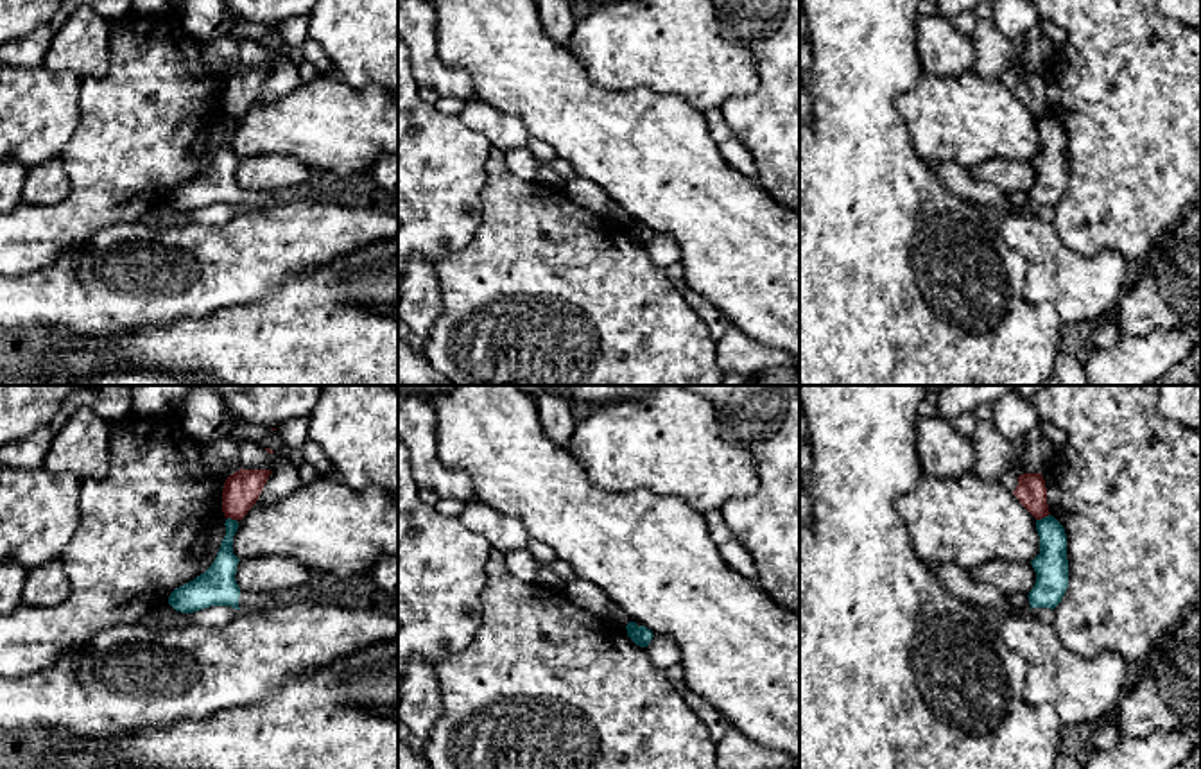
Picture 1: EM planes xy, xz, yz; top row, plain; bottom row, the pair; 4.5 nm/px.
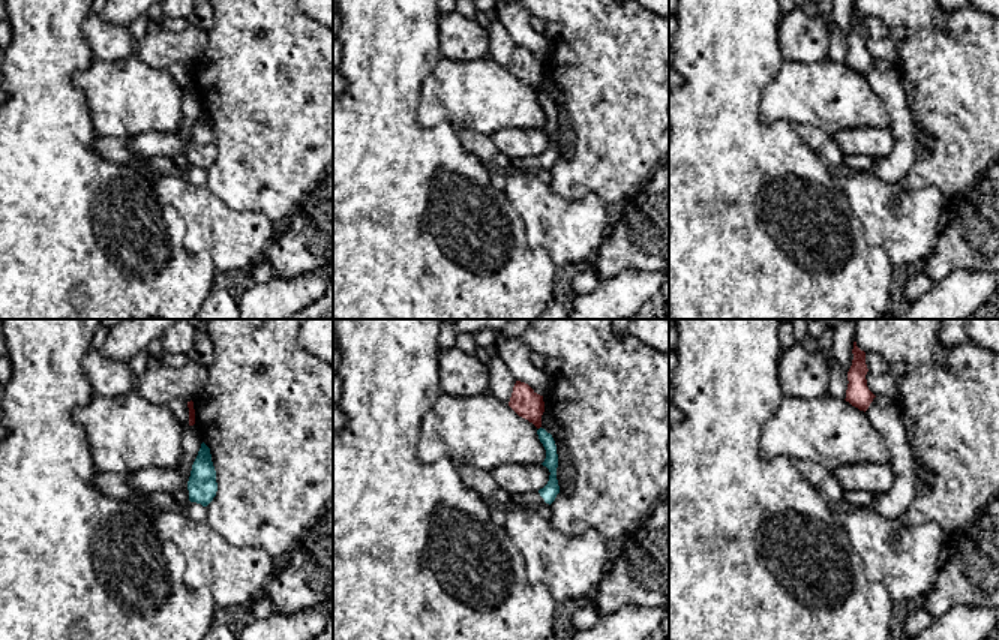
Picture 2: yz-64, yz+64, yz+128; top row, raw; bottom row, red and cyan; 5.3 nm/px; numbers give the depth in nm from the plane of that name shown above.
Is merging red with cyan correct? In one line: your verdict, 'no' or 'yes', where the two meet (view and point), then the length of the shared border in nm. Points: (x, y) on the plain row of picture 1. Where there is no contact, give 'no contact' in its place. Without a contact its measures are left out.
no; contact yz (1042, 115); length 70 nm

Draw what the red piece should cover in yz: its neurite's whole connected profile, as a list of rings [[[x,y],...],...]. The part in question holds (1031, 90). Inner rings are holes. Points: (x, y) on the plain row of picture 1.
[[[1041,72],[1020,73],[1013,93],[1036,118],[1050,113],[1047,104],[1047,86]]]

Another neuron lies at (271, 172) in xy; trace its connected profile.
[[[265,154],[242,158],[235,179],[242,190],[280,192],[307,183],[315,174],[290,156]]]

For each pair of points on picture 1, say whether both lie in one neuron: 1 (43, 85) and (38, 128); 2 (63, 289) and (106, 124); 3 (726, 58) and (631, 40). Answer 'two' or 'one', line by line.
1: one
2: two
3: one

